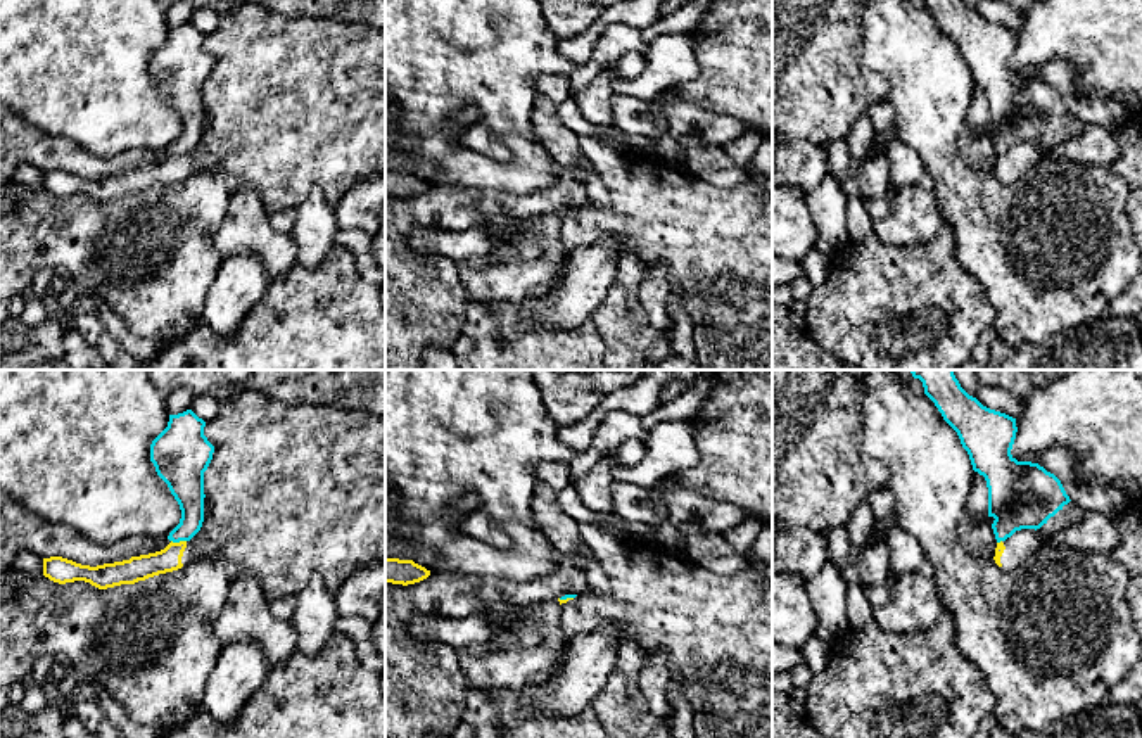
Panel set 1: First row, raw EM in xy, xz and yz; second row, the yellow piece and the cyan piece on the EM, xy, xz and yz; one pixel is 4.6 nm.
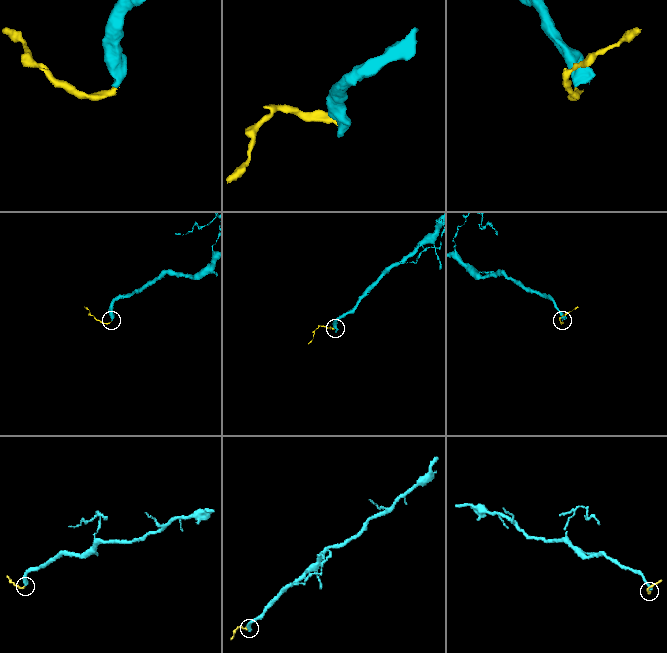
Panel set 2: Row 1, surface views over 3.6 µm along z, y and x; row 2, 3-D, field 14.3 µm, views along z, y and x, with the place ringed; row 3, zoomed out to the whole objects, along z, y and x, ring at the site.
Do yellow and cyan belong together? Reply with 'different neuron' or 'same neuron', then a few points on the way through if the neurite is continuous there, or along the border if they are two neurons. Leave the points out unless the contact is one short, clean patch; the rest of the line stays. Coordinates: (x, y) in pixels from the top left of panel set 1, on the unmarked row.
different neuron; border along xy (171, 152), (185, 154)

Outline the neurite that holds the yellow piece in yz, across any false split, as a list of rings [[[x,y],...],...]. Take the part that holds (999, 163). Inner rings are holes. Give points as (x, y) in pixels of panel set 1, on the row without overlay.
[[[1021,142],[997,156],[993,173],[999,180],[1011,183],[1033,171],[1038,161],[1040,147],[1035,142]]]

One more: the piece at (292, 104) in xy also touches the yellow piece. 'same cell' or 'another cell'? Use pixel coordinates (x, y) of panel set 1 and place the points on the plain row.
same cell

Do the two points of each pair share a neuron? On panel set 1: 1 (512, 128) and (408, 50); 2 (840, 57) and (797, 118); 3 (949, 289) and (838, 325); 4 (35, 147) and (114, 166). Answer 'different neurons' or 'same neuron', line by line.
1: same neuron
2: same neuron
3: same neuron
4: same neuron

